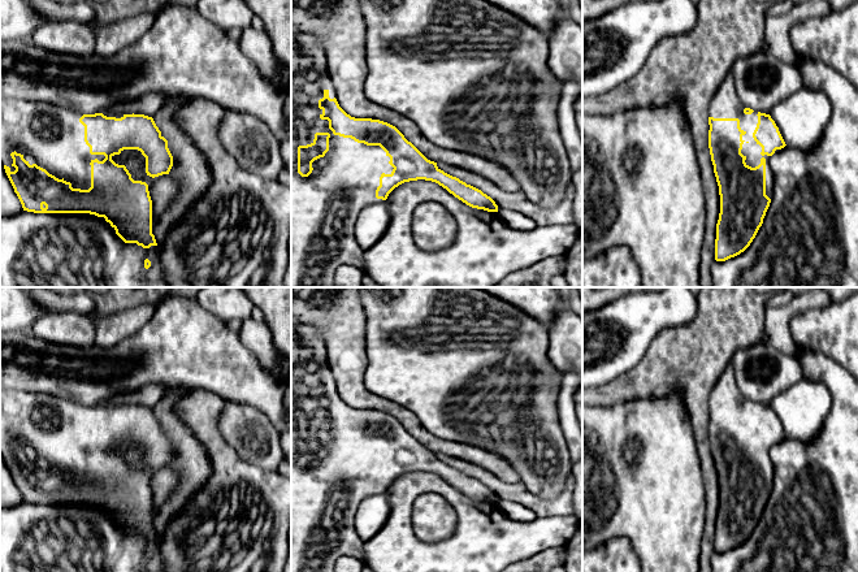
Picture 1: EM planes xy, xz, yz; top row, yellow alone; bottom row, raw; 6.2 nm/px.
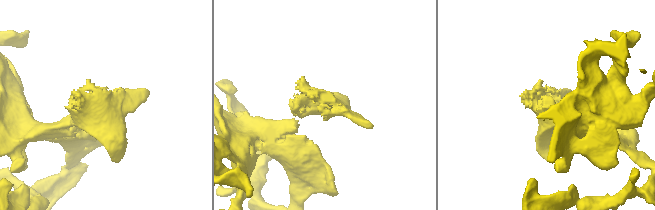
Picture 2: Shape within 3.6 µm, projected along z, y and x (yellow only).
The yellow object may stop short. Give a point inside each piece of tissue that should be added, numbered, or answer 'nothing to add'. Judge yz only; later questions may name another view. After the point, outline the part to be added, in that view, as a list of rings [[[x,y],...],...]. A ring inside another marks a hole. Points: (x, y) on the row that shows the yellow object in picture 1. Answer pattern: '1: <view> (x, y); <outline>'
1: yz (726, 103); [[[729,73],[722,82],[708,105],[708,116],[714,118],[740,120],[740,127],[746,133],[741,153],[746,157],[746,165],[751,168],[758,166],[762,157],[766,159],[766,195],[772,199],[774,173],[771,170],[770,156],[760,155],[762,147],[753,138],[753,133],[758,124],[758,112],[754,110],[751,114],[745,114],[745,108],[746,107],[741,103],[736,92],[733,75]]]

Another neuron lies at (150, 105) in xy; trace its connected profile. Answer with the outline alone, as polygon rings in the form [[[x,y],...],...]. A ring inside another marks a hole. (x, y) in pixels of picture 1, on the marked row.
[[[152,92],[147,98],[143,98],[135,103],[120,104],[107,112],[110,114],[144,114],[153,118],[166,101],[168,99],[162,92]]]

